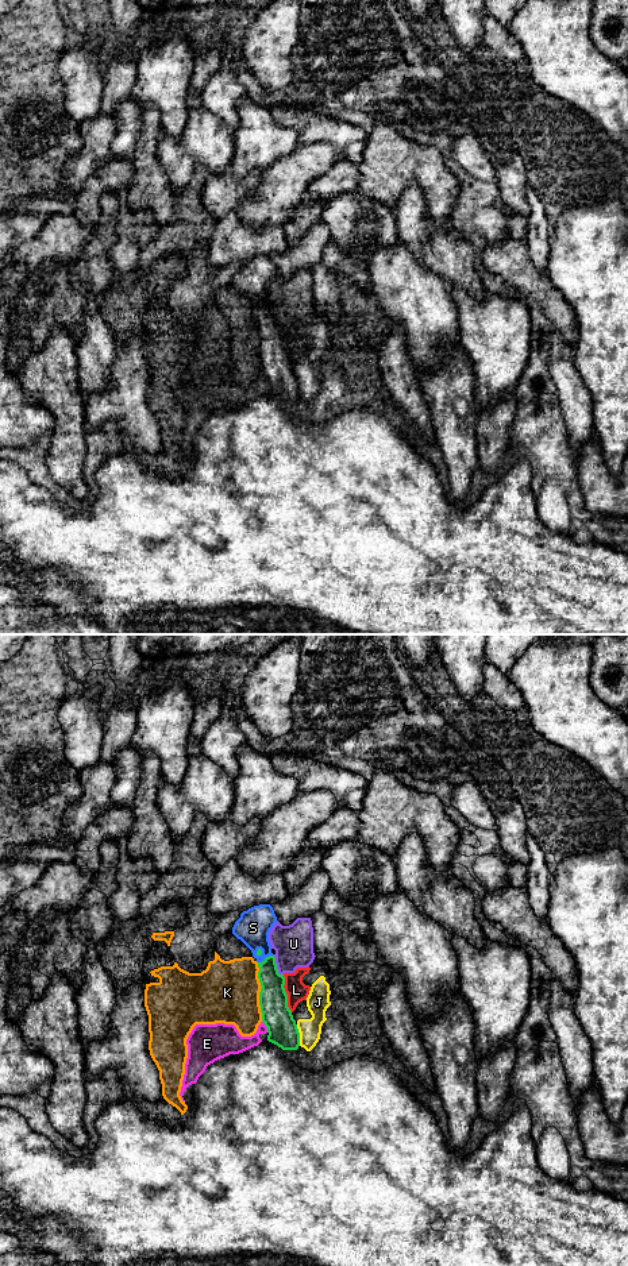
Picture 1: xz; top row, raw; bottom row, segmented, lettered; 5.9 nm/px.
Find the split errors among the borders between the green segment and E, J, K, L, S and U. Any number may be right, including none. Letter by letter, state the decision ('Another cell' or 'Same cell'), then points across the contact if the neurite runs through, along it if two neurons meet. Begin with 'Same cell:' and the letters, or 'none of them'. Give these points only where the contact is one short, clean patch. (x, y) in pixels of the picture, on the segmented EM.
Same cell: none of them
E: Another cell. Boundary: xz (262, 1021), (268, 1031)
J: Another cell
K: Another cell
L: Another cell
S: Another cell
U: Another cell

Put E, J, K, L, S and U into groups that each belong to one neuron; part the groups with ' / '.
E / J / K / L U / S

